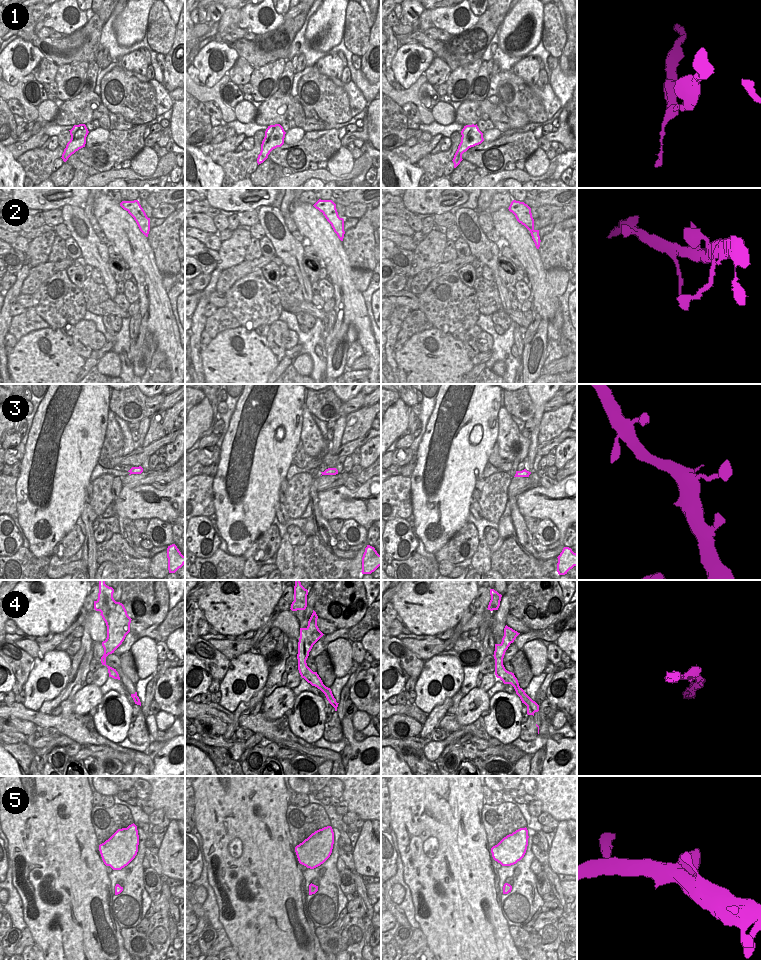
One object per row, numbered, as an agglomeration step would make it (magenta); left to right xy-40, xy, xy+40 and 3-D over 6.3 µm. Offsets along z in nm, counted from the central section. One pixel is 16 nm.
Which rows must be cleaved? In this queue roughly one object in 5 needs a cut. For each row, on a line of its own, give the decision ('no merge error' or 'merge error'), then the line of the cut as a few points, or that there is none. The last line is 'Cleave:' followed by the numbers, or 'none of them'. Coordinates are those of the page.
1: no merge error; cut none
2: no merge error; cut none
3: no merge error; cut none
4: no merge error; cut none
5: no merge error; cut none
Cleave: none of them

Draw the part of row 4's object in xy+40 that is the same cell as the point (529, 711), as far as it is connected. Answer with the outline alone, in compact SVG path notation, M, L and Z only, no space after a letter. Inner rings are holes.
M507 625L505 626L502 642L500 644L495 644L495 651L493 655L495 659L495 675L497 678L502 680L504 684L511 684L514 687L516 694L520 697L522 703L527 706L527 714L534 716L534 713L539 711L539 705L519 686L514 673L507 671L503 665L503 658L506 650L519 634L520 633Z

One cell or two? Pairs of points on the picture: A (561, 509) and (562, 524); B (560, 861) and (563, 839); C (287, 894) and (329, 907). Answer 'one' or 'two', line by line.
A: one
B: one
C: two

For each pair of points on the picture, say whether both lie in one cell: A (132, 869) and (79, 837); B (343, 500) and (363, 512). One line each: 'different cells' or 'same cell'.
A: different cells
B: same cell

